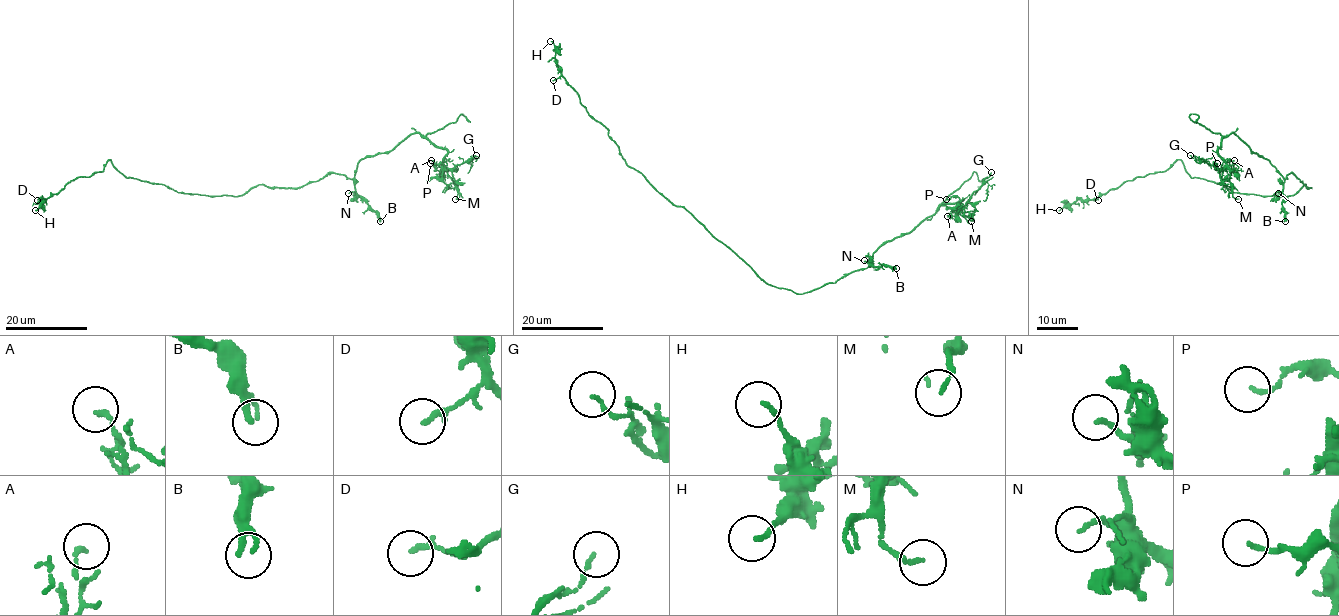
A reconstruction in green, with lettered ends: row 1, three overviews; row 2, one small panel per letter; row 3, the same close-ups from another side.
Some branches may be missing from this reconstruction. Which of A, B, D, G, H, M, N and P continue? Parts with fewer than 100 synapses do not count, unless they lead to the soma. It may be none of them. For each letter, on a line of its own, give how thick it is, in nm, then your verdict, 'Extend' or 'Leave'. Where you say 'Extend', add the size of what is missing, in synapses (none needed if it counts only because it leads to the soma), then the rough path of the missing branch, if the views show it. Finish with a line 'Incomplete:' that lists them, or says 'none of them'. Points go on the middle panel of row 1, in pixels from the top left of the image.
A: Thickness 150 nm. Leave
B: Thickness 100 nm. Leave
D: Thickness 180 nm. Leave
G: Thickness 110 nm. Leave
H: Thickness 130 nm. Leave
M: Thickness 140 nm. Leave
N: Thickness 140 nm. Leave
P: Thickness 120 nm. Leave
Incomplete: none of them

